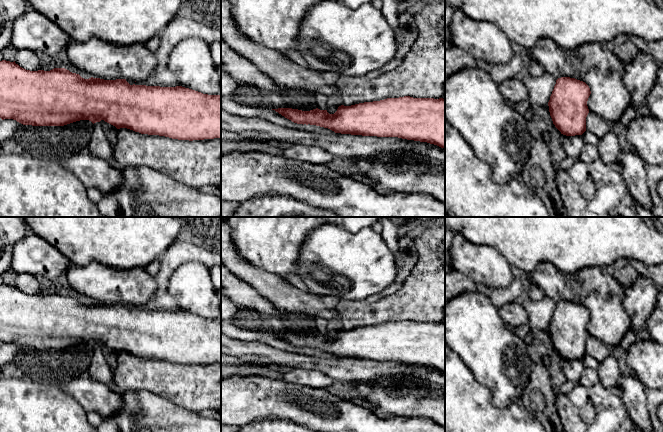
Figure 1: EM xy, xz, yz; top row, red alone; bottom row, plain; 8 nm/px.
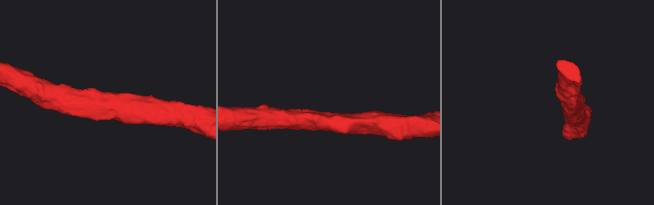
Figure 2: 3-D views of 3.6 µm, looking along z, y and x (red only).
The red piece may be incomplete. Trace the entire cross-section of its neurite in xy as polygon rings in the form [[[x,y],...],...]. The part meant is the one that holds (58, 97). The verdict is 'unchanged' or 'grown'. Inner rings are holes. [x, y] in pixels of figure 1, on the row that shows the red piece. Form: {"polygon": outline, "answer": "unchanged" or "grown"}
{"polygon": [[[6,60],[0,61],[0,118],[13,119],[23,125],[32,126],[64,126],[80,120],[89,120],[93,124],[104,120],[105,122],[115,126],[117,129],[127,128],[141,134],[159,135],[178,140],[204,140],[204,139],[221,139],[221,96],[208,95],[201,92],[185,88],[182,86],[176,87],[160,87],[146,85],[130,85],[126,79],[104,80],[100,78],[84,79],[79,74],[72,73],[65,68],[54,68],[50,71],[38,70],[30,71],[20,67],[18,64]]], "answer": "unchanged"}

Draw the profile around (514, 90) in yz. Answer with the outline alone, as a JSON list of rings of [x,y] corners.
[[[512,77],[498,84],[501,95],[510,103],[529,100],[528,90],[523,81]]]

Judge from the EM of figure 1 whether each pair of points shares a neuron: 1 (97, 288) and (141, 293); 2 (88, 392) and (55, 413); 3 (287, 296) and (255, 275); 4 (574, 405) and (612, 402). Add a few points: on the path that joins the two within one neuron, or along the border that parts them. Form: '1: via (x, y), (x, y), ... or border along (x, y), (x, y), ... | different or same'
1: via (108, 288), (114, 288), (117, 291), (130, 291) | same
2: border along (58, 386), (69, 394), (86, 413) | different
3: via (279, 292), (263, 282) | same
4: via (583, 401), (603, 401) | same

